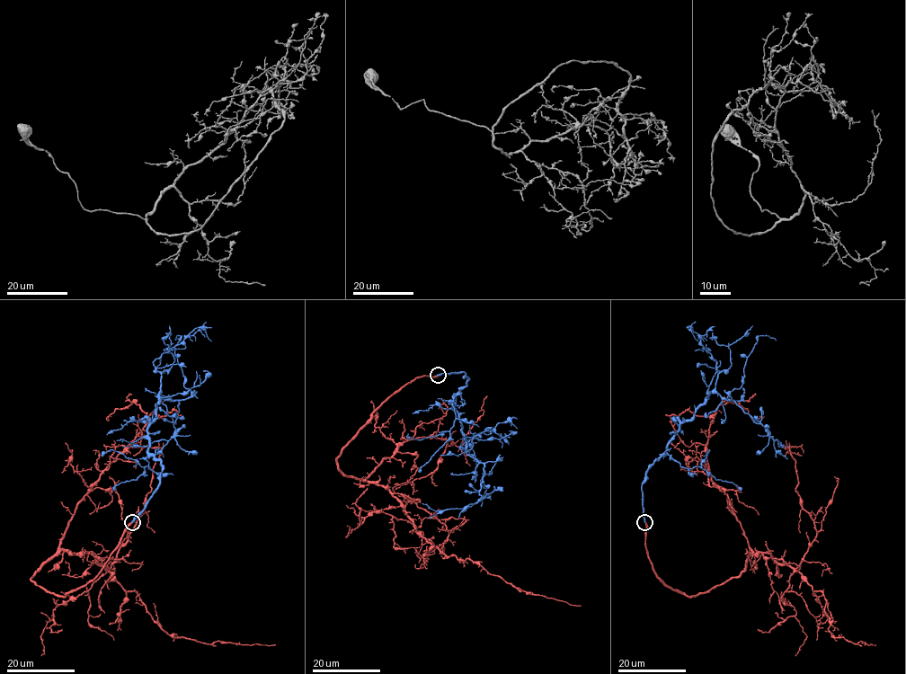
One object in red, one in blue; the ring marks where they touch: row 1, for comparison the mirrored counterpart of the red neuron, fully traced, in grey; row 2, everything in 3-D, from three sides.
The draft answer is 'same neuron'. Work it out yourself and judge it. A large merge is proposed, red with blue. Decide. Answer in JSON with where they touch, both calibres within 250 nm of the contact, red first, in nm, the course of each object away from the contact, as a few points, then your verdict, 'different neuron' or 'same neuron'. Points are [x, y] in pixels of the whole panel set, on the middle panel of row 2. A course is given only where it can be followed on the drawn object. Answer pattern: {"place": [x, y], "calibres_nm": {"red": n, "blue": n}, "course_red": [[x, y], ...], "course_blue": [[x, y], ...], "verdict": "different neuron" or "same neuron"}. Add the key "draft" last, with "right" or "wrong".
{"place": [438, 375], "calibres_nm": {"red": 340, "blue": 360}, "course_red": [[437, 375], [388, 398], [337, 466], [383, 485], [447, 556], [581, 606]], "course_blue": [[437, 375], [466, 375], [453, 409], [483, 482], [466, 508], [421, 503]], "verdict": "different neuron", "draft": "wrong"}

